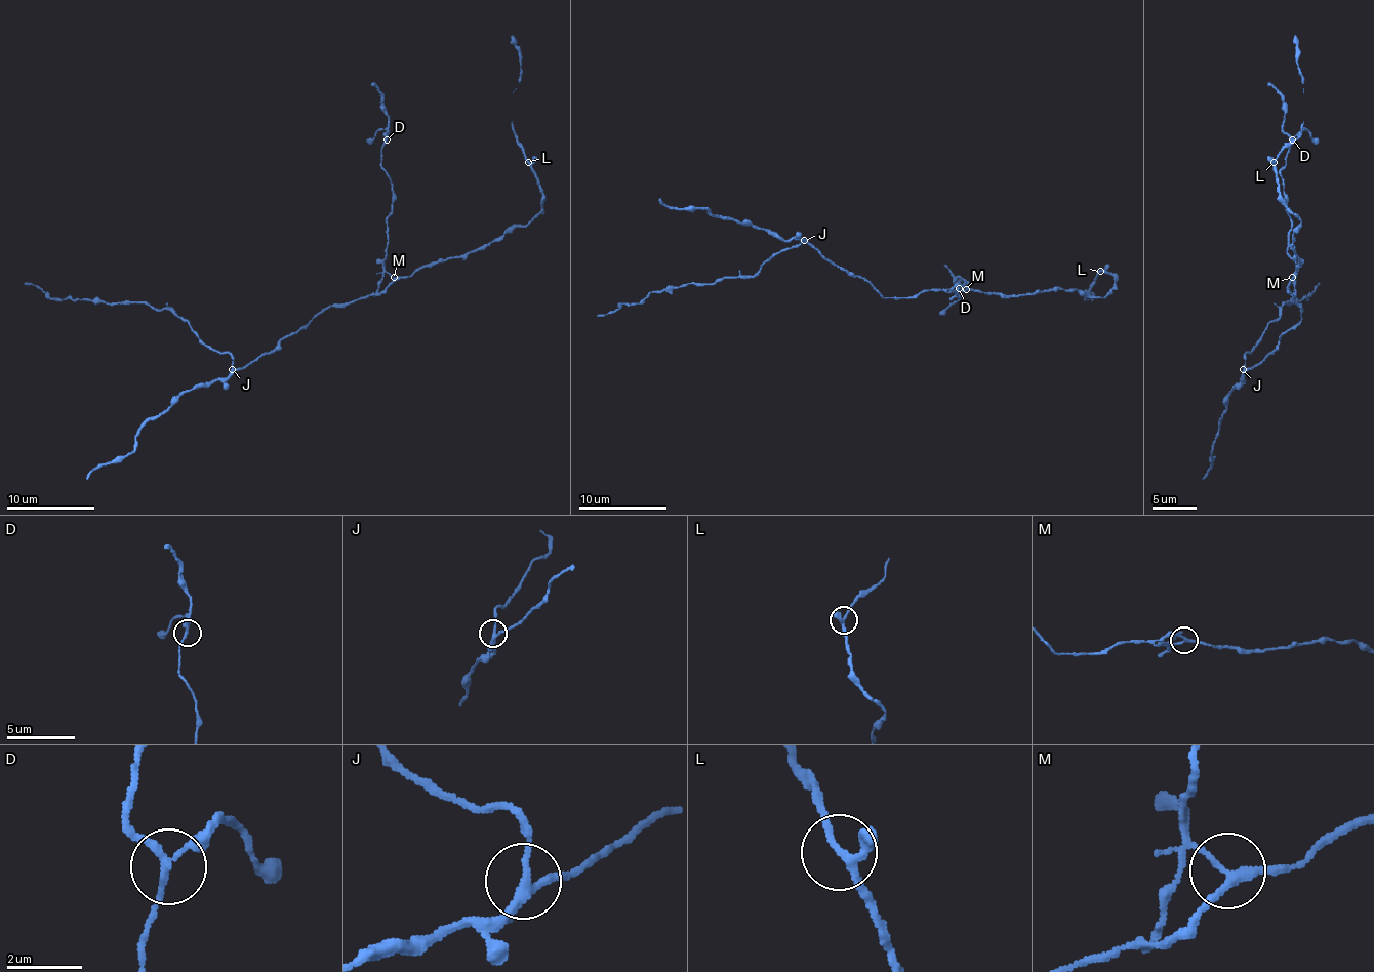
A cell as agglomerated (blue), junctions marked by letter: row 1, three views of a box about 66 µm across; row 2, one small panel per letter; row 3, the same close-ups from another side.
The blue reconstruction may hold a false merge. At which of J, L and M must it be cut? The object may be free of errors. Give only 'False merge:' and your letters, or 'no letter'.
False merge: M

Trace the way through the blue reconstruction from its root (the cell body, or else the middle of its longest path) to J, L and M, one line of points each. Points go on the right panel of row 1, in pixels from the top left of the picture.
J: (1294, 301), (1300, 306), (1300, 319), (1281, 336), (1279, 346), (1263, 361), (1243, 369)
L: (1294, 301), (1290, 281), (1296, 275), (1298, 259), (1292, 244), (1300, 221), (1290, 210), (1279, 191), (1274, 162)
M: (1294, 301), (1290, 292), (1292, 277)

